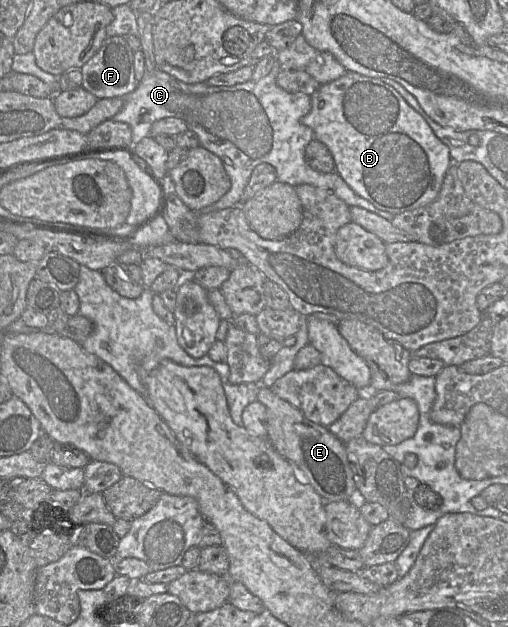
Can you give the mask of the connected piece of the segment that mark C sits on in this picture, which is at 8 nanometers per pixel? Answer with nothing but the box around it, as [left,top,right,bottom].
[112,60,397,221]

